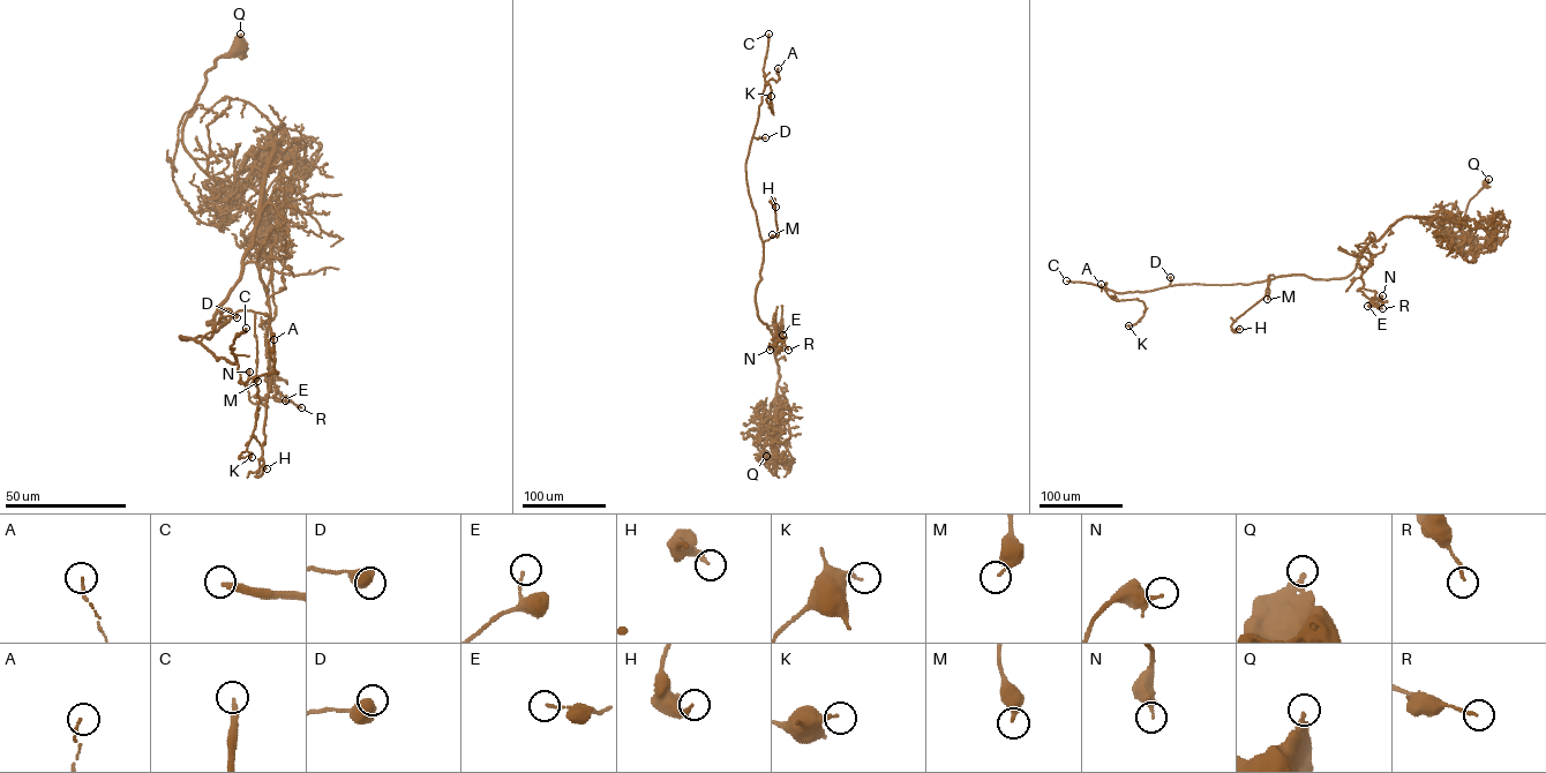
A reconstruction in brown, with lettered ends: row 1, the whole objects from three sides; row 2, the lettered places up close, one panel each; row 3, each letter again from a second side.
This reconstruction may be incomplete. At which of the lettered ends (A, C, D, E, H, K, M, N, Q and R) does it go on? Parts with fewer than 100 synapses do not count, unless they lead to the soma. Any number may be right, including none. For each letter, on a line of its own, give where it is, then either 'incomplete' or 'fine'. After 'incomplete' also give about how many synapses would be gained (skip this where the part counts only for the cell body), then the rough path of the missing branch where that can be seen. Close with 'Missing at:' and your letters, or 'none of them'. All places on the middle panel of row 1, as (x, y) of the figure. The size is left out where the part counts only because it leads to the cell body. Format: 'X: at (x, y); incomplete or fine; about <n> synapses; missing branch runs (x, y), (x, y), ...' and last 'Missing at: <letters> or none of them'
A: at (778, 68); fine
C: at (768, 34); incomplete; about 550 synapses
D: at (765, 137); fine
E: at (782, 335); fine
H: at (775, 207); fine
K: at (771, 96); fine
M: at (772, 234); fine
N: at (770, 350); fine
Q: at (766, 456); fine
R: at (788, 350); fine
Missing at: C

